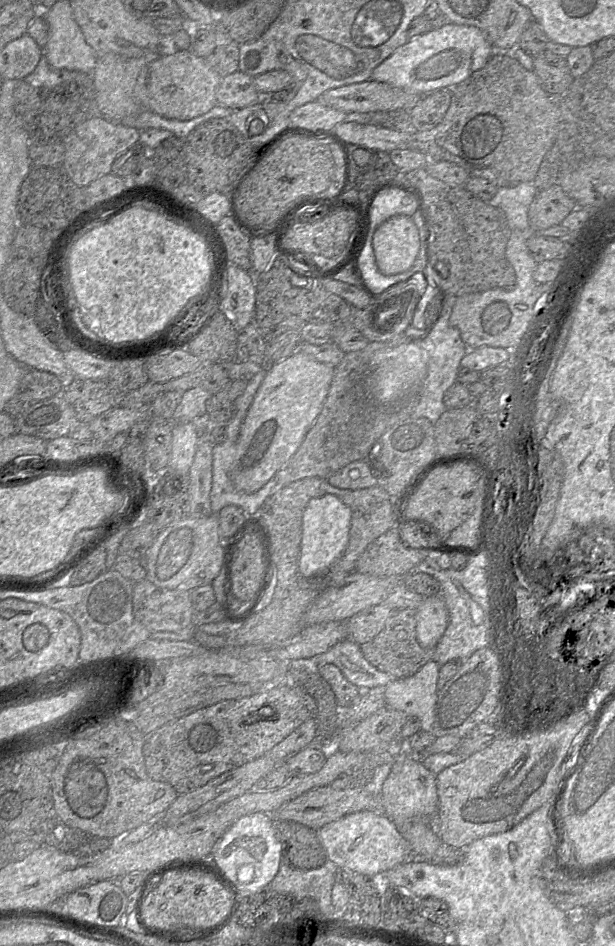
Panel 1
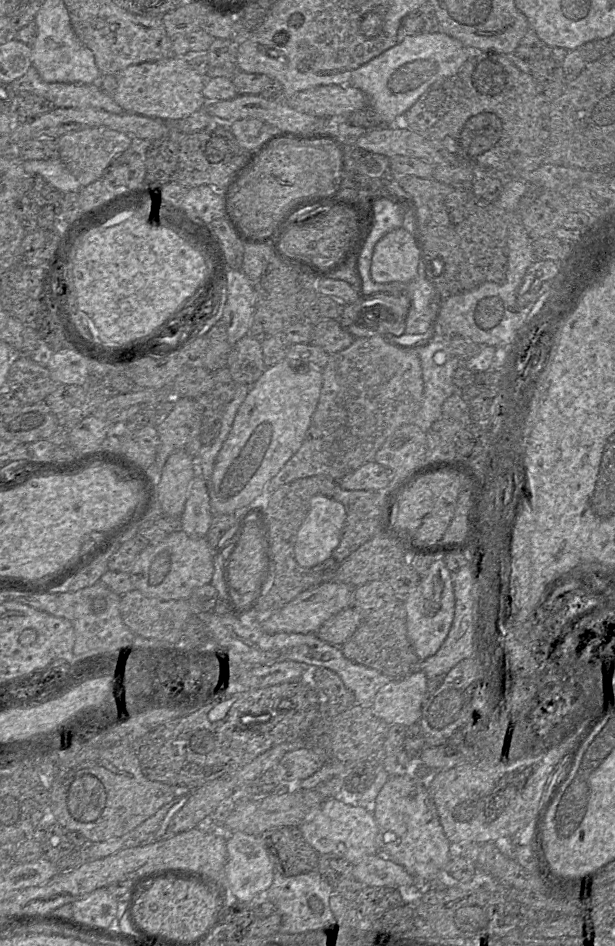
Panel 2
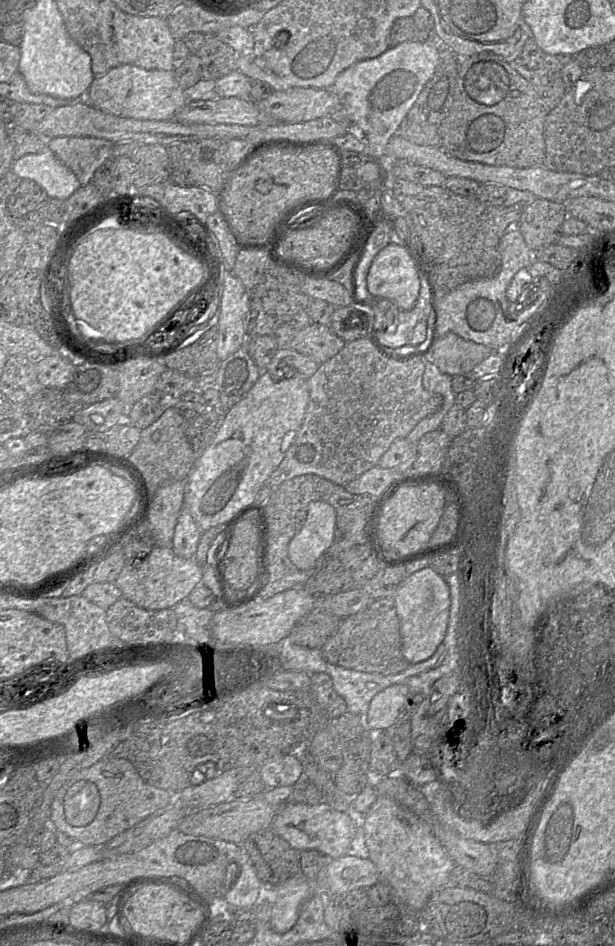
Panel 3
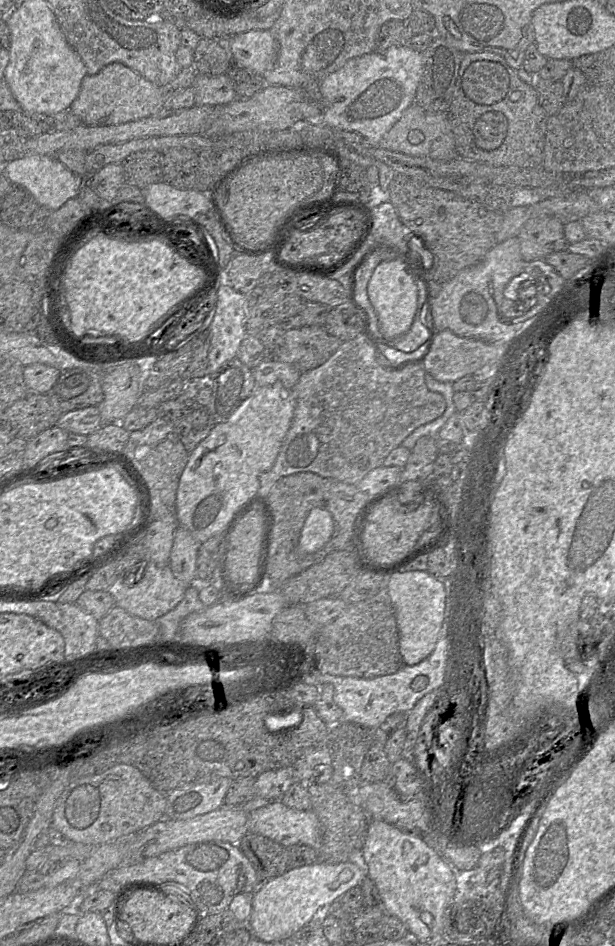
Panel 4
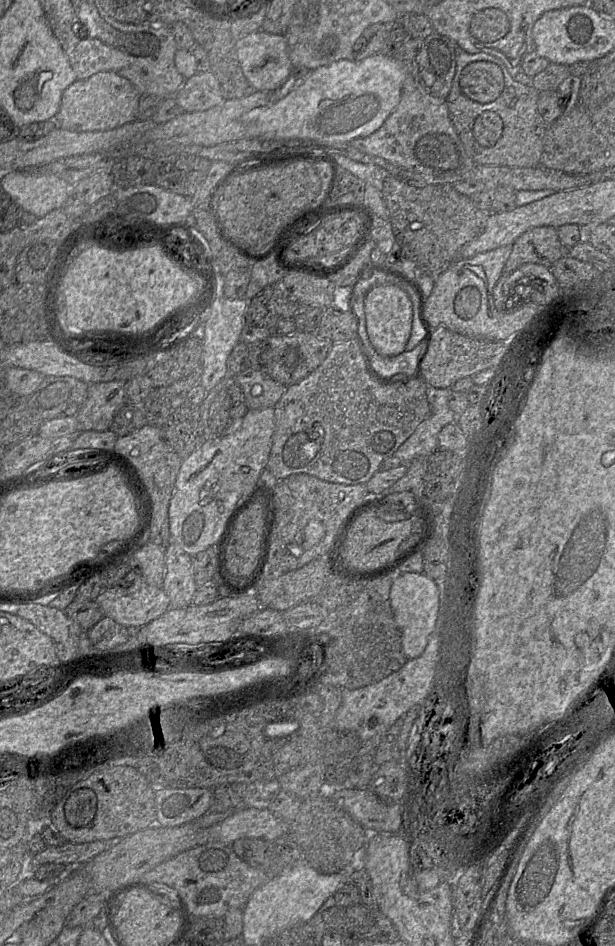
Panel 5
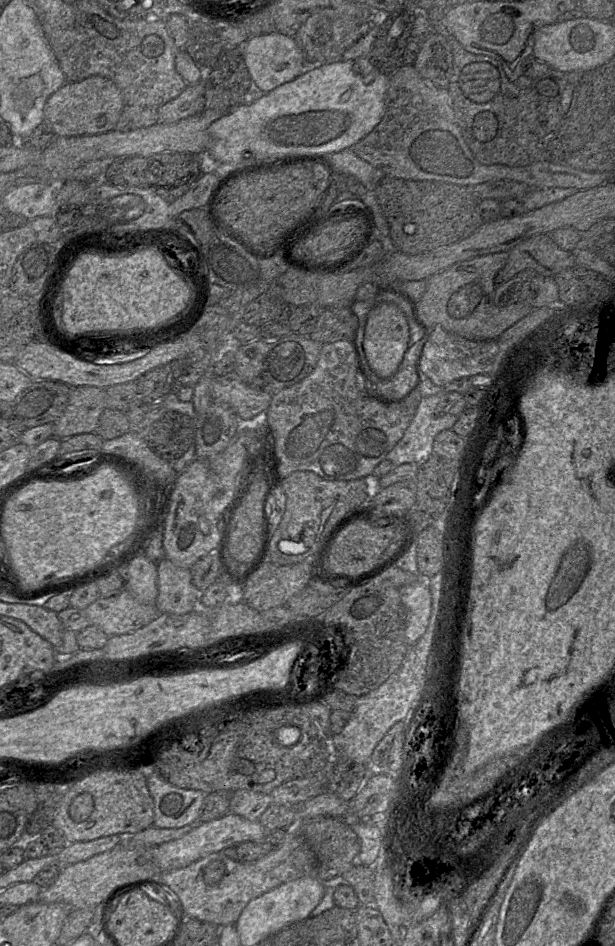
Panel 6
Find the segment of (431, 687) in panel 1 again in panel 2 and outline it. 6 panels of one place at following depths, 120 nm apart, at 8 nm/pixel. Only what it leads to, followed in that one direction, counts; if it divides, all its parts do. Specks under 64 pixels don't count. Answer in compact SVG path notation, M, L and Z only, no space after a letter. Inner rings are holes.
M422 670L394 679L374 697L374 714L389 725L409 727L418 723L427 695L428 678Z

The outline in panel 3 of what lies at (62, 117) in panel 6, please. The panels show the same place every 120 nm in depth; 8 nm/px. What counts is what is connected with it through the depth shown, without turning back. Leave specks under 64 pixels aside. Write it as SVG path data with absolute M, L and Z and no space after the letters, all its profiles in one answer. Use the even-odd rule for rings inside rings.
M131 64L118 65L101 76L95 76L86 94L86 101L108 114L146 121L171 121L176 112L186 105L184 89L175 79L173 70L148 70Z

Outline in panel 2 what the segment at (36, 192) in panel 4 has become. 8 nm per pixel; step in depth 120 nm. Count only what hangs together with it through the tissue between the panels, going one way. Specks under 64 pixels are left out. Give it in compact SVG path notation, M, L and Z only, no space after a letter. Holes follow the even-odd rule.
M60 159L22 161L27 176L41 176L60 192L79 192L82 188Z

